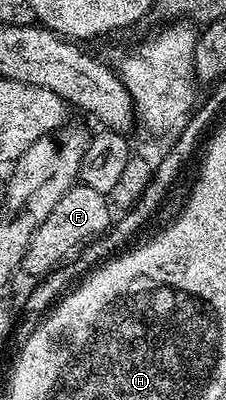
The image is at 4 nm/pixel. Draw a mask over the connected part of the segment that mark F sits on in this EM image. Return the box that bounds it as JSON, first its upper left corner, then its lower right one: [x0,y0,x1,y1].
[21,183,112,278]

